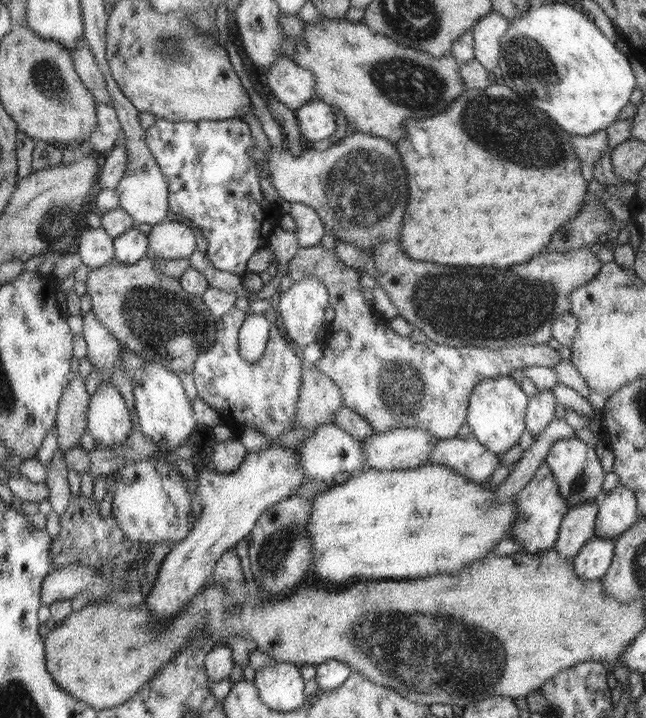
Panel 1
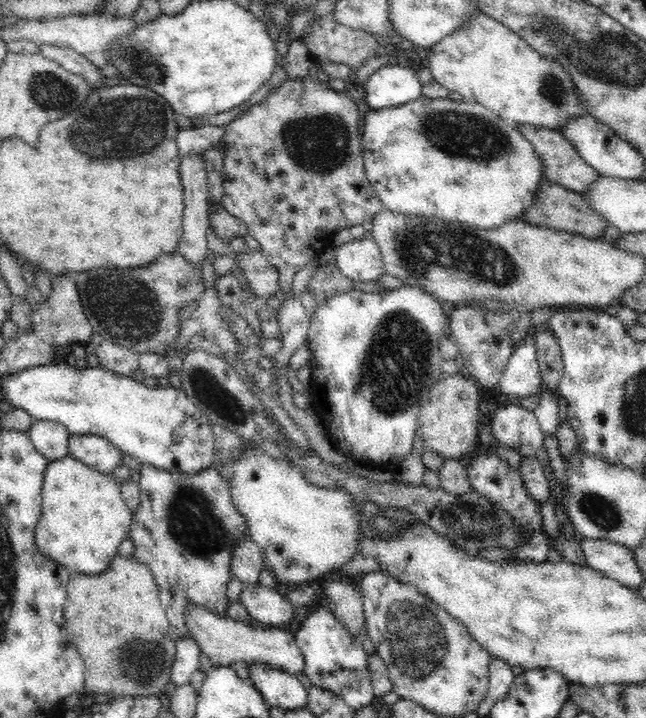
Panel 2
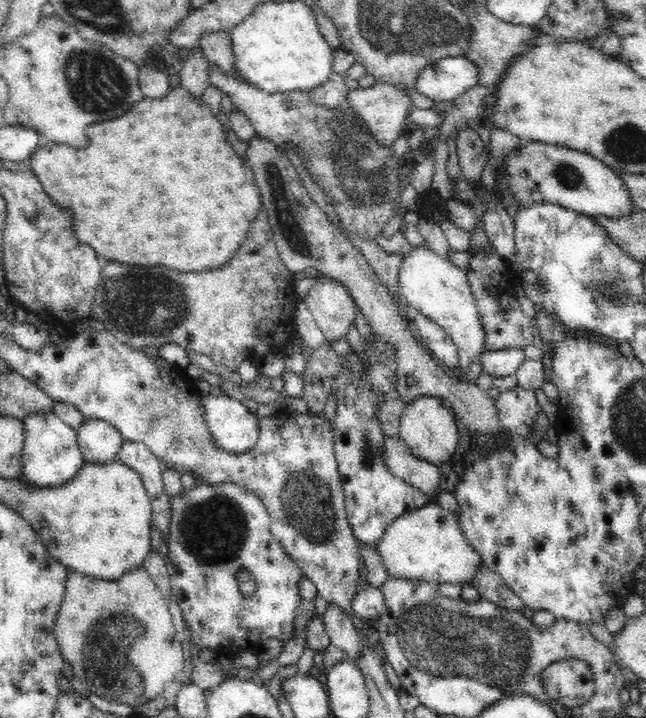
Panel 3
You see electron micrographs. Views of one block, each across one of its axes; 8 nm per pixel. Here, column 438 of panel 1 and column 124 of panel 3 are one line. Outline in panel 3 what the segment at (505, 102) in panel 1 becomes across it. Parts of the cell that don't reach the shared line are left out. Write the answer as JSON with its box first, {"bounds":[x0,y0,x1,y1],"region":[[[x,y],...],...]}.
{"bounds":[27,87,260,272],"region":[[[184,87],[171,88],[162,98],[149,99],[145,98],[138,101],[128,114],[100,122],[88,130],[88,146],[82,150],[74,146],[66,146],[58,143],[46,143],[37,146],[37,149],[30,156],[27,164],[30,165],[33,173],[37,176],[43,189],[47,191],[50,198],[54,198],[59,206],[66,206],[76,214],[76,238],[80,242],[92,246],[96,254],[104,256],[106,260],[112,262],[124,262],[124,264],[138,264],[138,266],[156,266],[164,264],[168,268],[176,268],[180,272],[202,272],[220,268],[223,264],[232,260],[240,247],[242,246],[250,220],[254,220],[260,204],[260,192],[254,184],[254,174],[248,166],[244,166],[242,158],[232,150],[228,140],[224,138],[222,132],[221,120],[218,120],[212,110],[207,105],[202,104],[202,100],[196,100],[195,95],[190,94]]]}

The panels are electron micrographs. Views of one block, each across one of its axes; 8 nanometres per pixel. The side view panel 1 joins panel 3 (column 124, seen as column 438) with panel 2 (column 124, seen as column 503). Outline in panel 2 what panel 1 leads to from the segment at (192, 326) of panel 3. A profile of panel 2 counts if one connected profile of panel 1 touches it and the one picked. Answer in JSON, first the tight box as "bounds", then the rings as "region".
{"bounds":[76,253,206,355],"region":[[[178,253],[142,268],[94,268],[78,274],[76,284],[93,332],[139,355],[170,352],[172,342],[180,336],[180,328],[187,320],[186,309],[206,290],[201,267]]]}

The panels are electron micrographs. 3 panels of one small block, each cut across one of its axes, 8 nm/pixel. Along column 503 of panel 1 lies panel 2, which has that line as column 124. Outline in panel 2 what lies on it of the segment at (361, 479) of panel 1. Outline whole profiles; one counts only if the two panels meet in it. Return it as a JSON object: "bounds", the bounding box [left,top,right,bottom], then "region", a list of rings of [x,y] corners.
{"bounds":[35,456,133,575],"region":[[[66,456],[61,460],[49,462],[44,483],[43,502],[40,519],[35,529],[36,546],[40,554],[66,566],[68,571],[80,575],[104,573],[112,563],[112,554],[131,533],[133,514],[121,496],[121,484],[112,475],[93,470],[79,459]]]}

